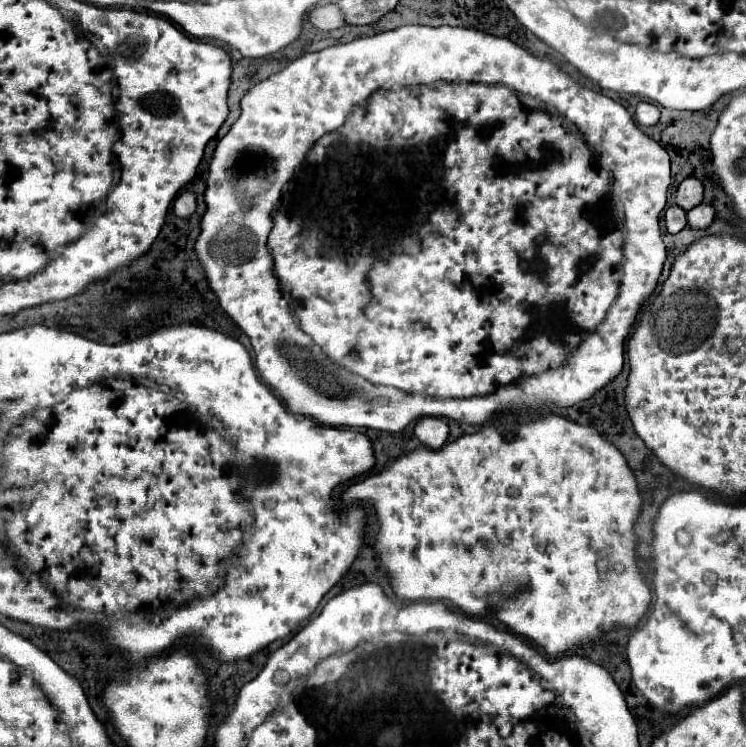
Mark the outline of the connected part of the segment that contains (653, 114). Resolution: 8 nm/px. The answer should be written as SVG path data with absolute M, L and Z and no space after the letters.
M639 103L635 119L639 121L639 125L655 125L659 121L659 109L651 103Z

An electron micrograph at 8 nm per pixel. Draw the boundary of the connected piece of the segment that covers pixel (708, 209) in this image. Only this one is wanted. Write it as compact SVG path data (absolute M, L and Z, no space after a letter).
M699 203L699 207L693 207L687 211L687 223L693 229L707 229L715 217L715 209L707 203Z

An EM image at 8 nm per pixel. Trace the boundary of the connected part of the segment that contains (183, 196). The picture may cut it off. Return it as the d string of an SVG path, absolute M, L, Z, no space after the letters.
M191 191L179 193L173 203L173 211L177 217L189 217L195 211L195 195Z

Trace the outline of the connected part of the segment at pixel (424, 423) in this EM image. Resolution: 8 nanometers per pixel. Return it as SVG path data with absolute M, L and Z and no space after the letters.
M423 417L416 422L414 435L424 446L439 449L447 441L449 427L441 417Z

